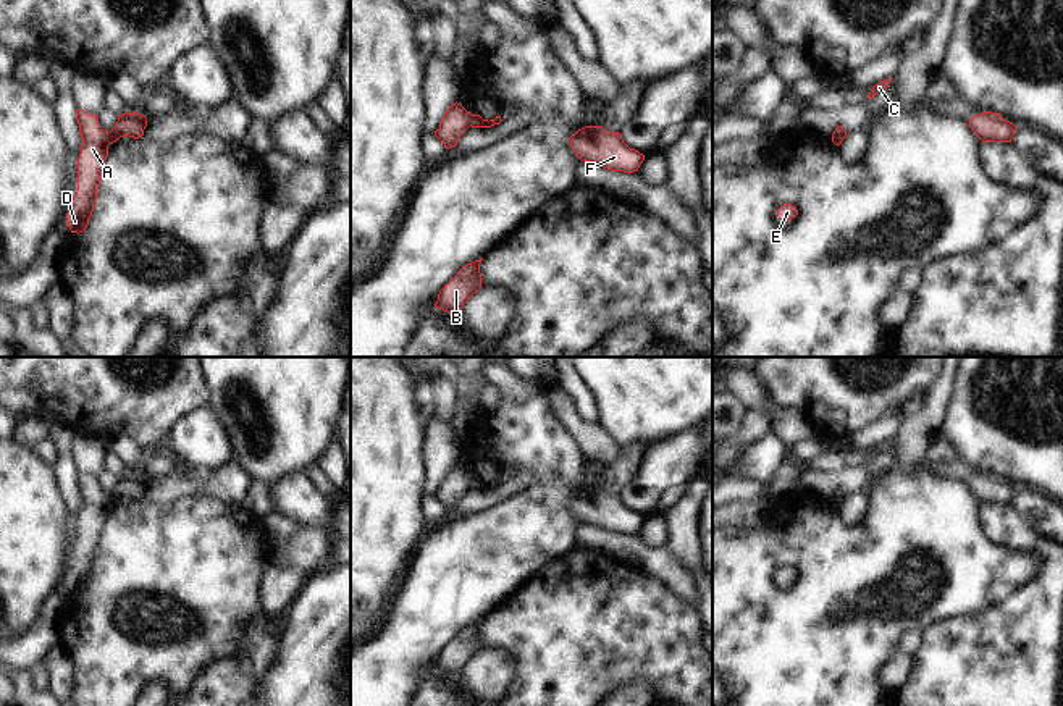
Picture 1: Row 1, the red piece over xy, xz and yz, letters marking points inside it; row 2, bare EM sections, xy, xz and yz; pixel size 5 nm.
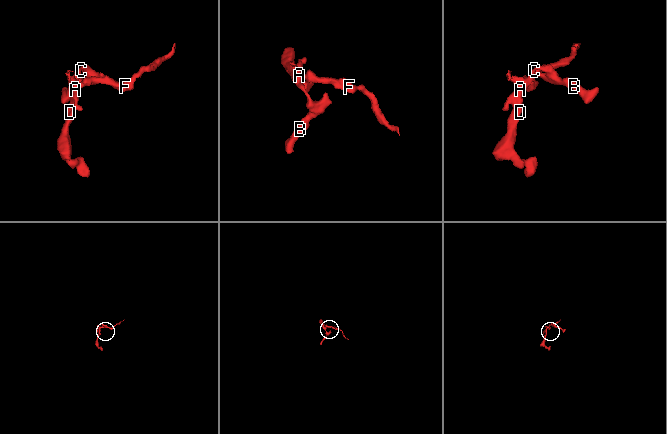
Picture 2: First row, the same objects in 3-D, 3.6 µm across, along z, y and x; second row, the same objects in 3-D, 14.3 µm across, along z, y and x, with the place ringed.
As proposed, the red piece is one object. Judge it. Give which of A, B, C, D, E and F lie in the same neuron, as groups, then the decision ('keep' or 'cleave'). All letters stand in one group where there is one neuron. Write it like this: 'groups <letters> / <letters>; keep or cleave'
groups A B C D E / F; cleave

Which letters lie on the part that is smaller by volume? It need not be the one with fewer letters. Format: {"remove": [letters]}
{"remove": ["F"]}

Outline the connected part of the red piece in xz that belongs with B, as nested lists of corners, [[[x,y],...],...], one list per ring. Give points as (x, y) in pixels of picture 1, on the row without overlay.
[[[481,622],[464,627],[439,653],[435,669],[447,675],[459,675],[464,666],[481,649]]]

